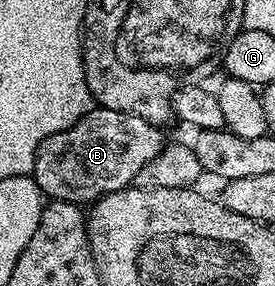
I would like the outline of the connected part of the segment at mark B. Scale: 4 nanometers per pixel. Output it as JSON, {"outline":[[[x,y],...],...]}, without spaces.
{"outline":[[[95,106],[75,126],[67,130],[59,130],[48,136],[37,147],[35,166],[32,170],[33,181],[41,187],[42,193],[49,200],[62,200],[78,206],[89,206],[99,201],[107,194],[118,192],[130,187],[136,181],[139,170],[151,162],[165,147],[167,137],[158,125],[147,122],[135,114],[123,114],[119,110]]]}

